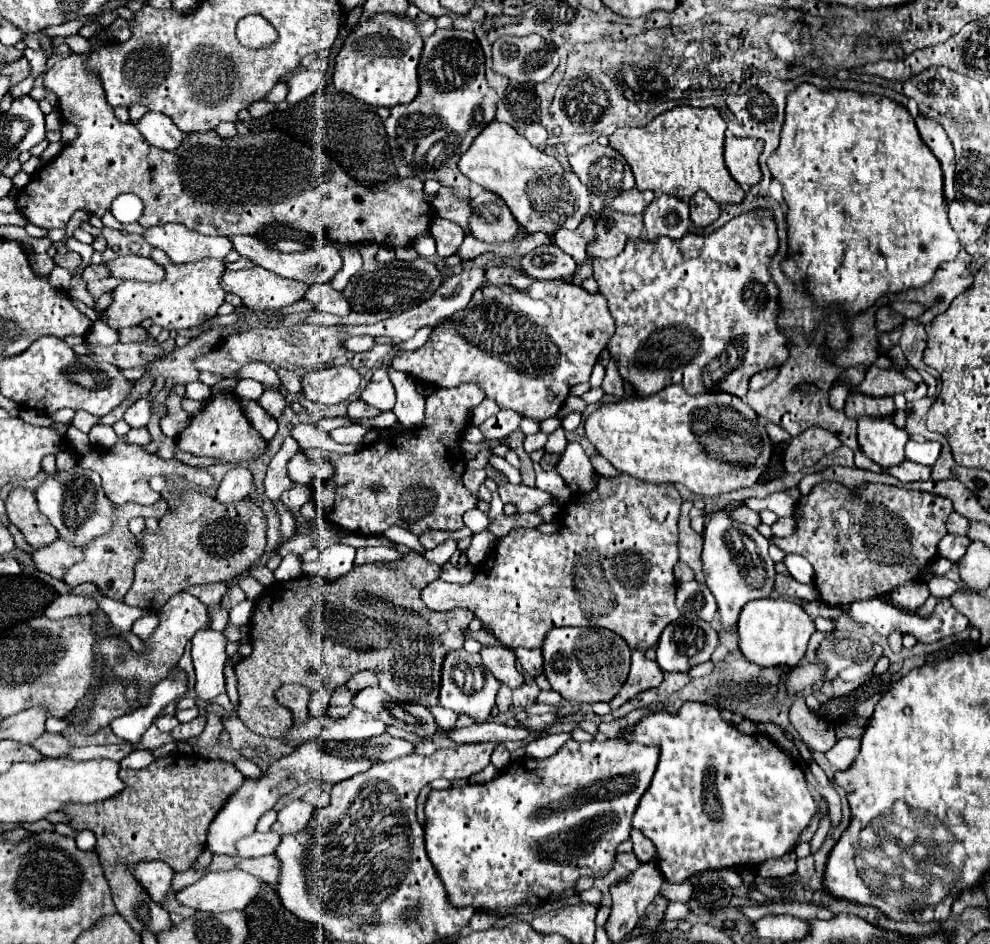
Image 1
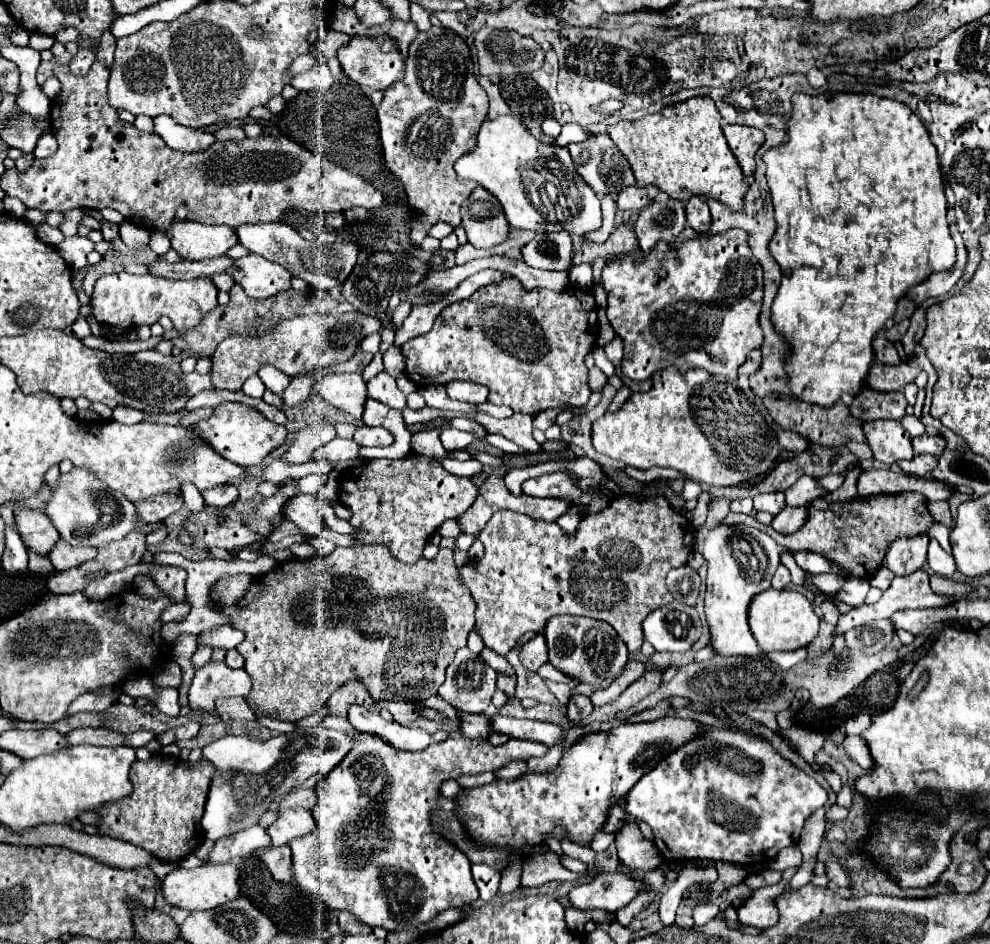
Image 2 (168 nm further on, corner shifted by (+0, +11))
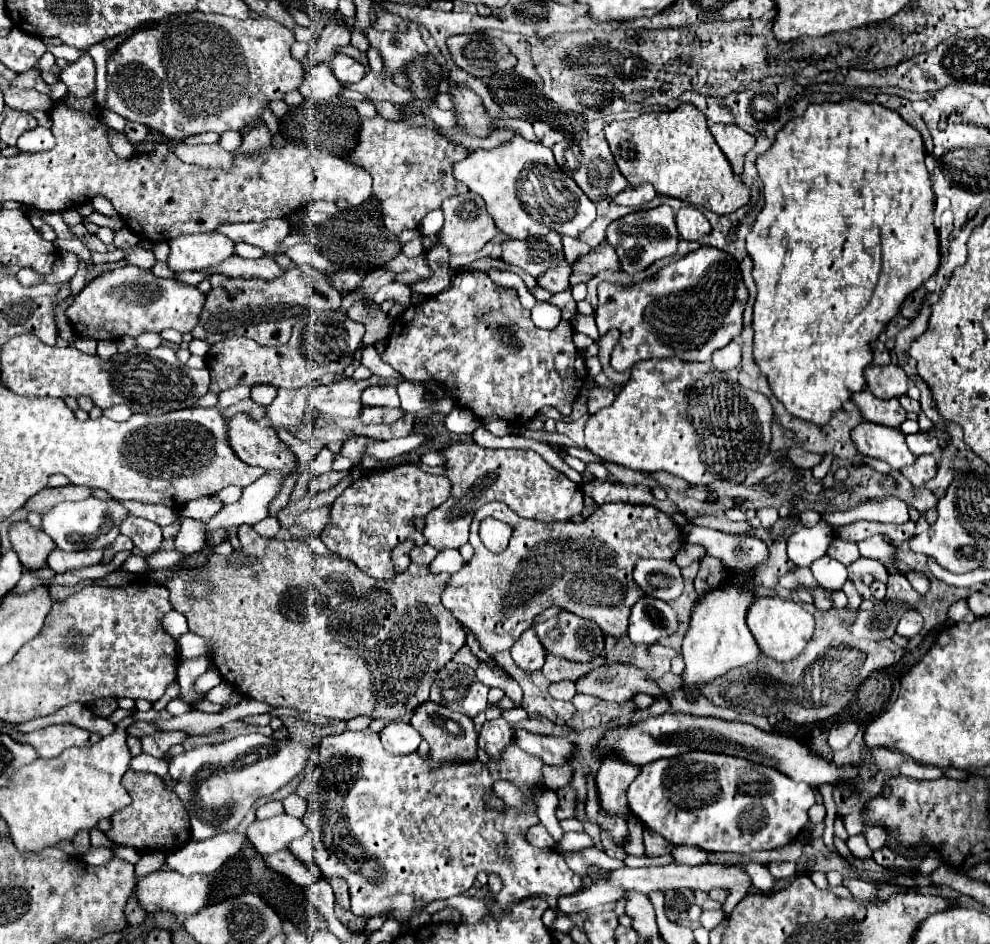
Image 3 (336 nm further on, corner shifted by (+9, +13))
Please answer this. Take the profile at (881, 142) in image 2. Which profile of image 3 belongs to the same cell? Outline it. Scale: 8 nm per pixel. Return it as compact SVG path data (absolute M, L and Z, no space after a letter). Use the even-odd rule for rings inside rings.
M842 101L810 105L804 117L788 123L778 135L774 145L756 159L760 179L764 183L764 209L756 215L756 221L746 237L746 251L752 259L752 277L758 289L754 303L754 361L762 375L766 375L774 397L784 403L786 411L798 419L814 425L824 425L846 401L864 389L864 369L872 363L870 343L878 339L888 321L900 311L904 299L928 281L940 265L940 243L934 227L934 191L930 173L924 165L924 145L920 133L908 125L896 111L874 103Z

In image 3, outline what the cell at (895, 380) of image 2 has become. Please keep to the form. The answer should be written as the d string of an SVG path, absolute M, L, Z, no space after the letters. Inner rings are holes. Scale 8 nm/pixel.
M870 365L864 371L868 391L878 399L892 399L902 397L908 391L908 377L898 365L876 367Z

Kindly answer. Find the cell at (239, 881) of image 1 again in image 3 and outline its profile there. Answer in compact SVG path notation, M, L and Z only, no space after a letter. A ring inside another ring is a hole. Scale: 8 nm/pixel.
M154 871L150 875L144 875L136 881L136 899L138 905L146 911L146 913L156 913L156 911L170 911L174 915L178 913L186 913L186 915L194 915L198 913L206 901L208 901L208 877L206 875L190 875L184 877L176 871Z

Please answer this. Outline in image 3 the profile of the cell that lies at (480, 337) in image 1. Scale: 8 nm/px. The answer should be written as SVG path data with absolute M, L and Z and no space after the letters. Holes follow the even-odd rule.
M484 271L460 273L450 289L428 297L418 305L410 305L400 313L400 317L394 319L382 359L408 381L438 381L448 387L456 393L456 405L472 411L478 419L496 415L512 427L528 423L544 405L556 407L562 415L570 415L572 403L588 377L584 357L572 343L572 325L560 321L552 331L538 329L530 319L530 311L522 309L516 291L496 287Z

